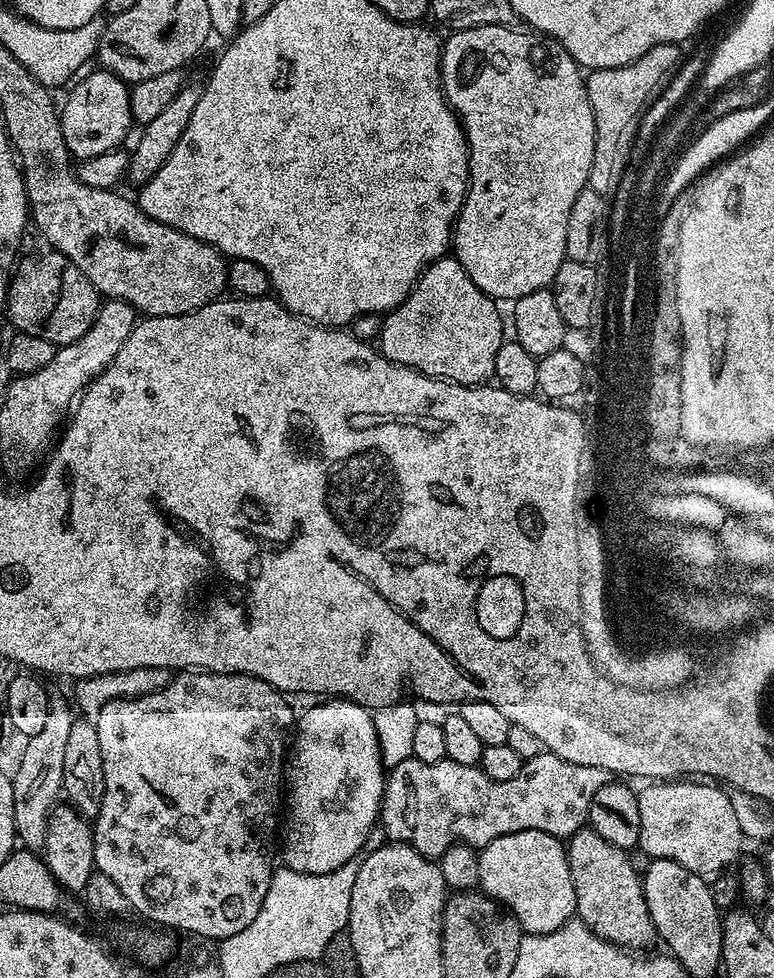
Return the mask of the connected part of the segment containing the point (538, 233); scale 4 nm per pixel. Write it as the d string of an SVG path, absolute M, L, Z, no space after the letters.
M502 24L461 28L453 31L449 35L452 37L445 39L440 49L440 84L444 87L444 97L448 99L452 111L460 117L464 137L468 139L468 193L464 196L460 213L456 215L456 226L452 234L454 255L466 270L466 274L470 274L474 286L481 288L497 302L521 300L534 290L548 288L556 277L558 266L562 266L566 259L566 222L570 222L570 210L578 199L578 194L582 194L582 190L588 187L596 141L594 110L590 106L586 76L576 59L557 40L532 30L515 32L516 30L515 27Z

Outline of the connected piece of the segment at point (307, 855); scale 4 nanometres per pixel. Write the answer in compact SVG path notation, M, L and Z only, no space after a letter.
M324 698L313 708L308 708L304 713L299 713L298 728L300 724L300 733L295 733L294 748L296 744L296 753L289 755L286 760L286 811L282 816L282 848L284 844L283 867L293 868L302 874L330 874L338 870L346 862L357 859L365 851L368 843L368 835L377 827L378 817L380 814L380 800L384 796L384 782L386 779L386 769L384 760L380 757L380 743L378 734L374 730L372 721L372 712L363 708L361 704L355 704L343 698Z

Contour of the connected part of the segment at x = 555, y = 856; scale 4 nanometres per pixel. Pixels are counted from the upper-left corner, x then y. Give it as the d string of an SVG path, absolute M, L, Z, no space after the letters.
M522 830L518 834L506 834L502 838L494 838L494 842L479 849L478 855L480 888L484 895L495 900L497 904L503 904L527 935L550 934L576 916L576 895L574 882L570 878L568 850L562 843L561 837L551 836L542 830Z

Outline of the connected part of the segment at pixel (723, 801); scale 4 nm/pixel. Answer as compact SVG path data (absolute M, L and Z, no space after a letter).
M648 782L643 786L645 788L638 792L638 814L642 818L638 848L645 852L645 857L673 860L705 878L712 878L715 872L732 863L735 865L741 859L740 847L746 844L746 837L738 830L738 817L734 814L734 806L730 806L730 795L723 787L712 782Z

